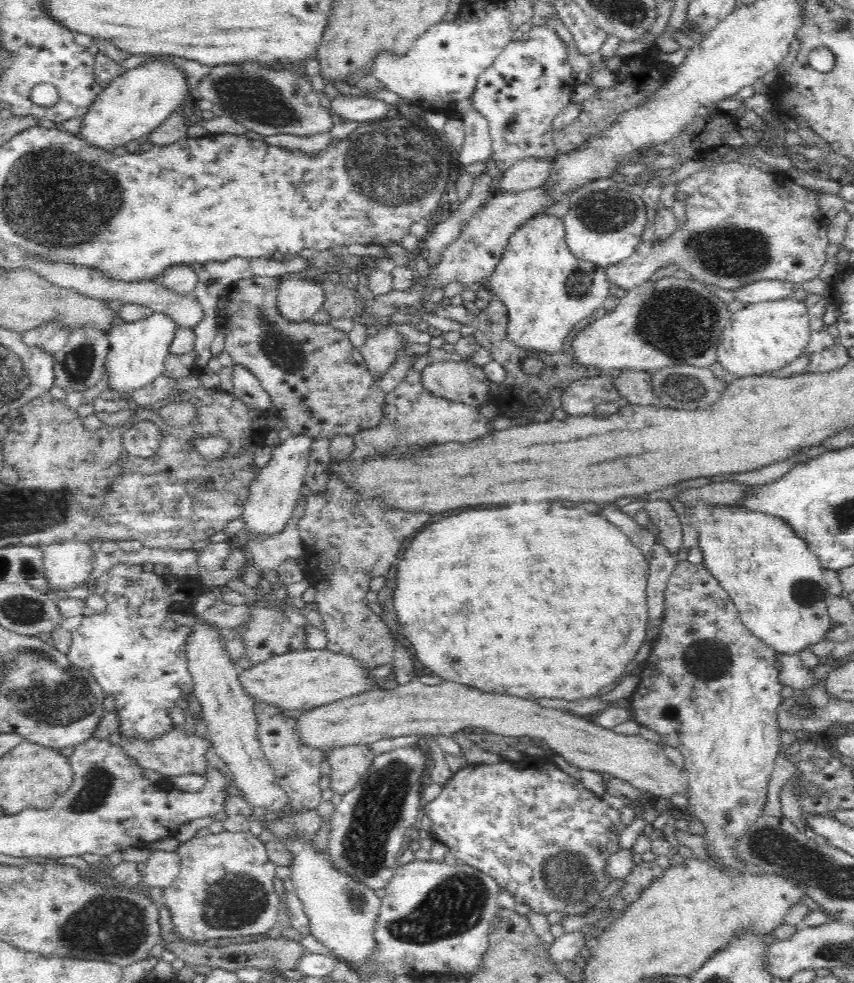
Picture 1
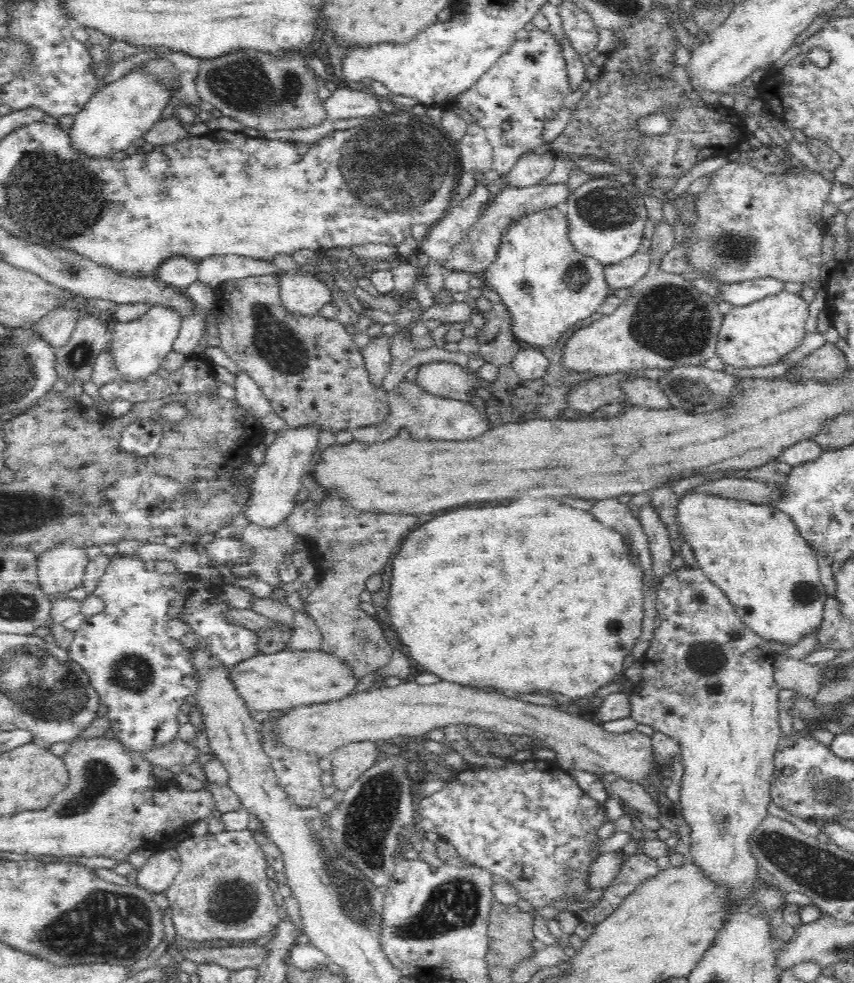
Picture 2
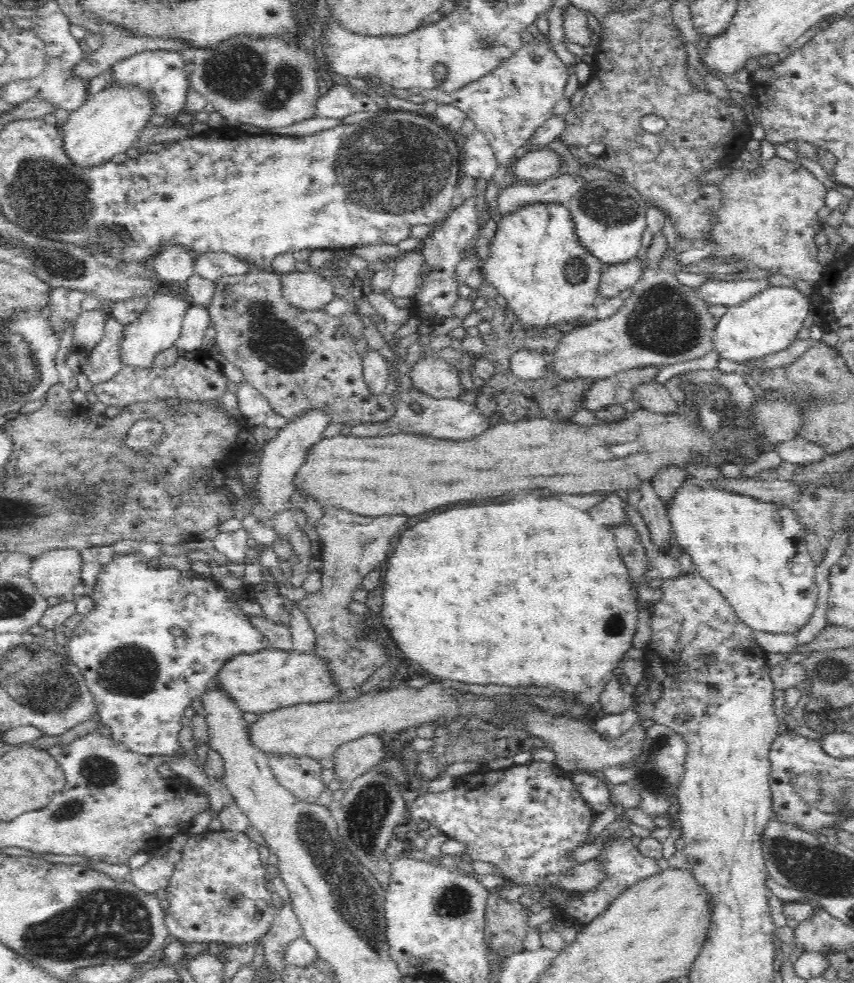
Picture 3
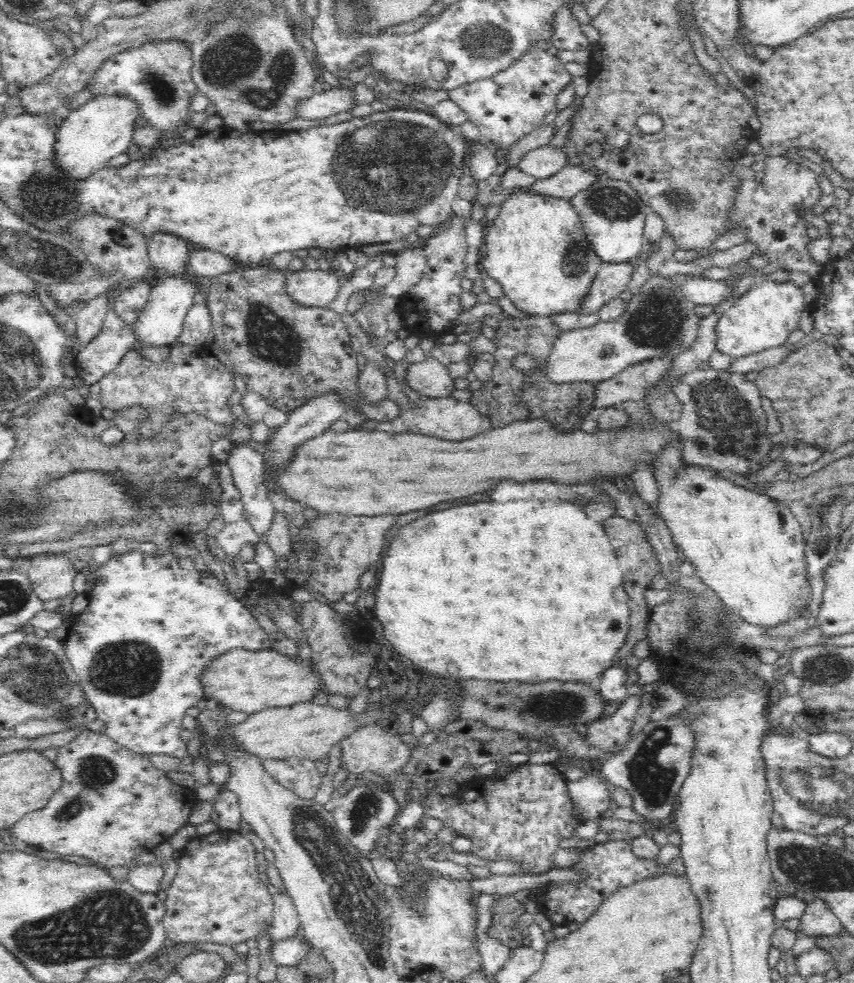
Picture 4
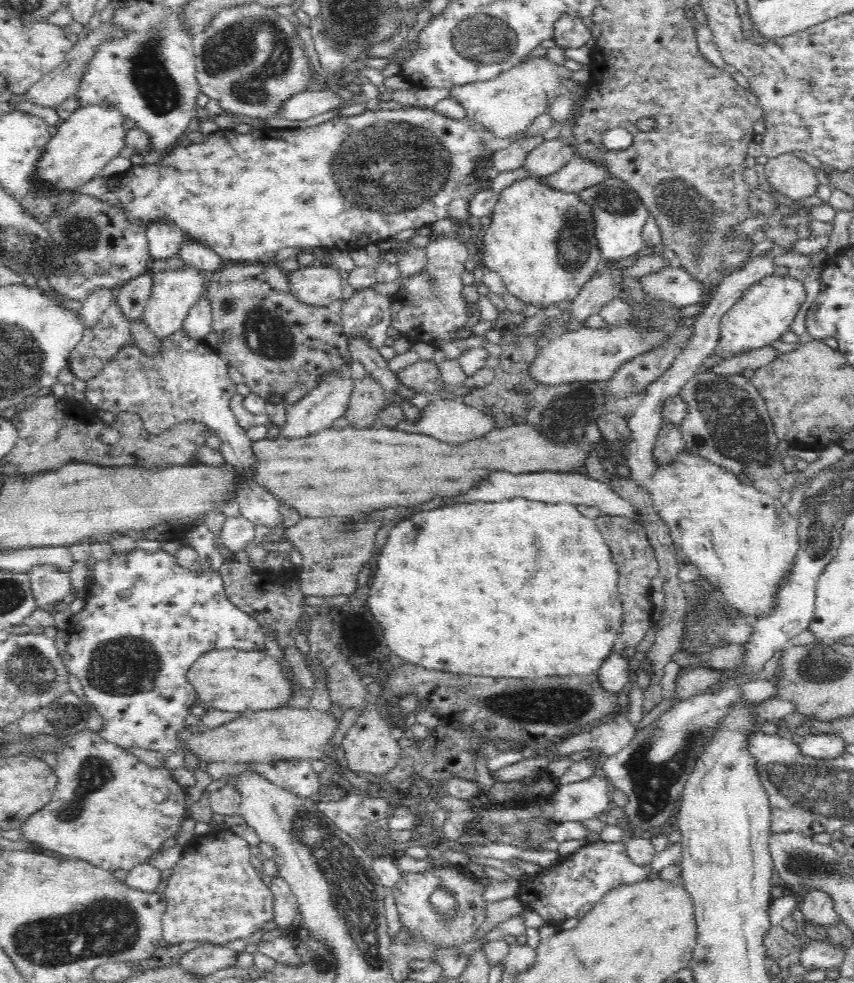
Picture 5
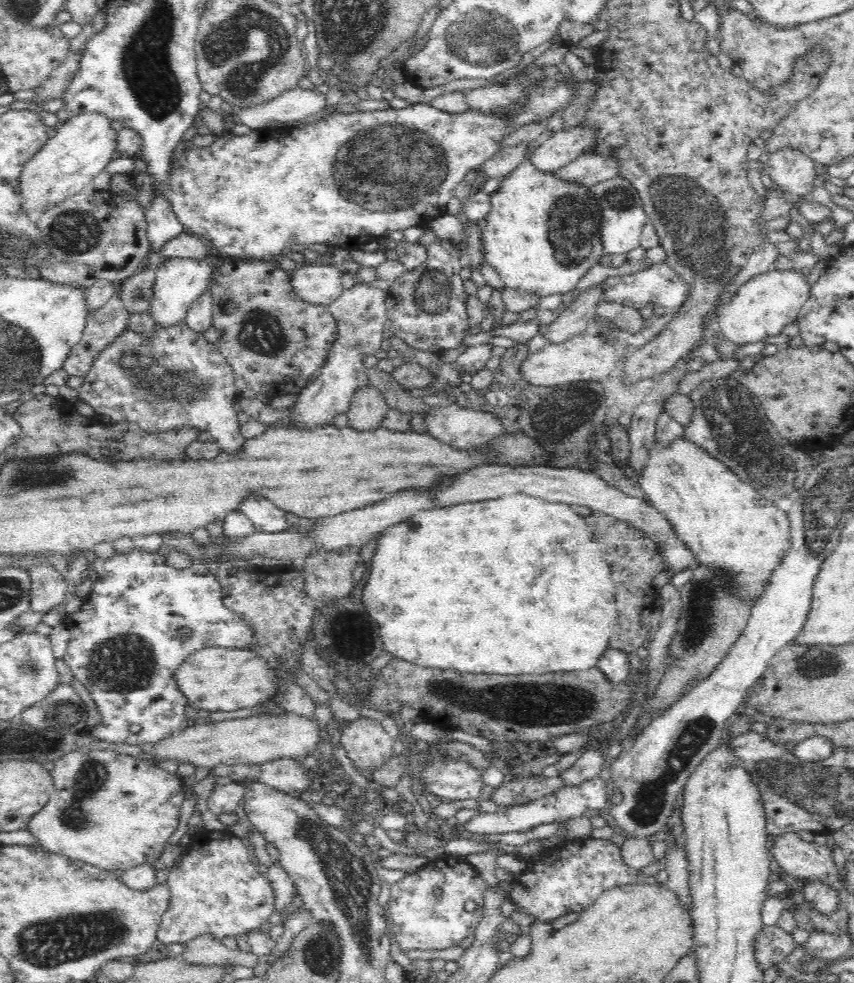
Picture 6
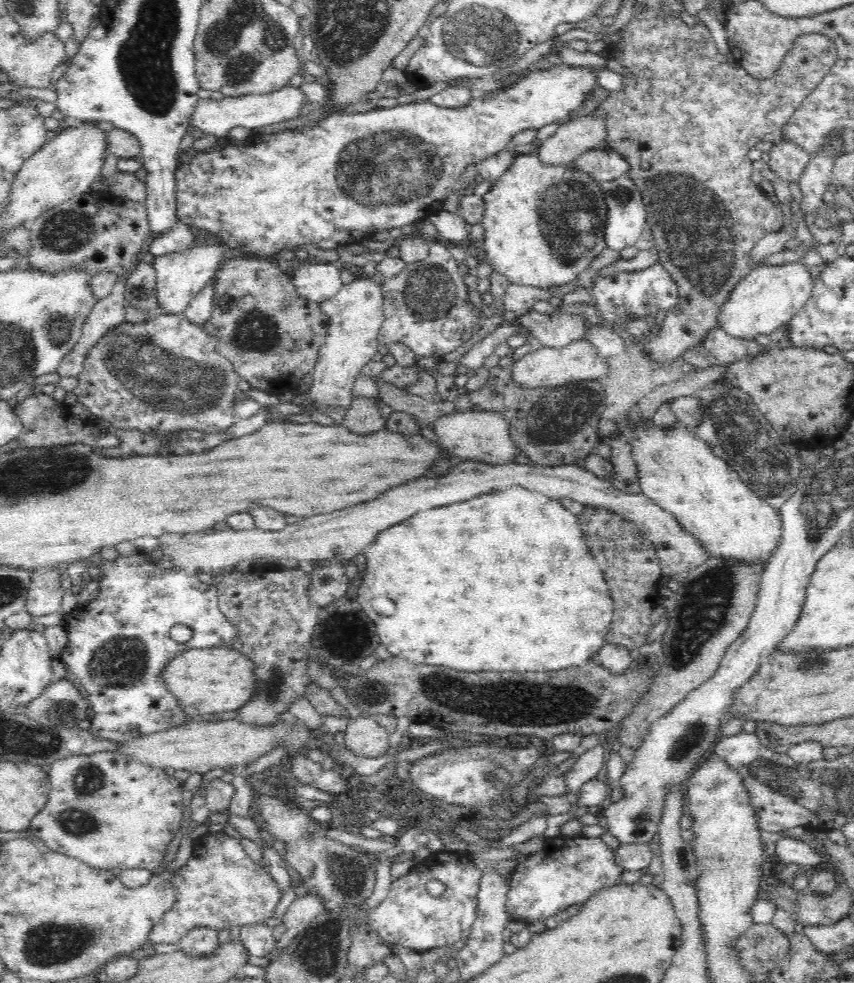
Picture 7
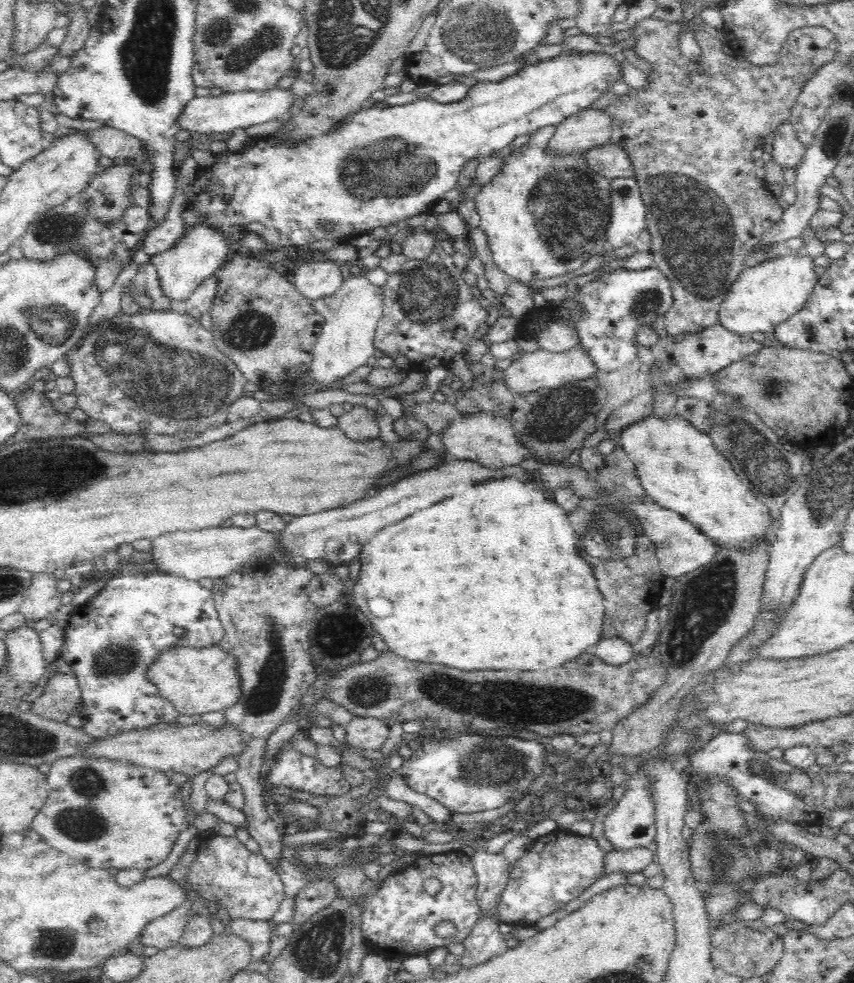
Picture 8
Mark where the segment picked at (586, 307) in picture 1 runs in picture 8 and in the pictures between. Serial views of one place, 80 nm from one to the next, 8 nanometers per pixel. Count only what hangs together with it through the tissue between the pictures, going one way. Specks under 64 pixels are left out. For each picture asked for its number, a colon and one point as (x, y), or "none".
2: (547, 286)
3: (536, 263)
4: (535, 249)
5: (540, 241)
6: (542, 236)
7: (543, 225)
8: (544, 216)

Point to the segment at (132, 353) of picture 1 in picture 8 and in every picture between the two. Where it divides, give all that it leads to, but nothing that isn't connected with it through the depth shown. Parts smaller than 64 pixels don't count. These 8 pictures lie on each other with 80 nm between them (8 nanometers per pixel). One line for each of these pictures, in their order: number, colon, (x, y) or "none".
2: (137, 348)
3: (158, 328)
4: (161, 322)
5: (174, 292)
6: (178, 284)
7: (180, 276)
8: (203, 250)

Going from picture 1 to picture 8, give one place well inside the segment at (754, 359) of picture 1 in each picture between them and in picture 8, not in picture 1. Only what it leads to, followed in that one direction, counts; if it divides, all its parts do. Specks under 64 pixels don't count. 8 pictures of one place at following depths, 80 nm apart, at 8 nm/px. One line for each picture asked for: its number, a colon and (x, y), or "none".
2: (763, 333)
3: (768, 323)
4: (764, 316)
5: (767, 309)
6: (764, 306)
7: (767, 298)
8: (770, 292)

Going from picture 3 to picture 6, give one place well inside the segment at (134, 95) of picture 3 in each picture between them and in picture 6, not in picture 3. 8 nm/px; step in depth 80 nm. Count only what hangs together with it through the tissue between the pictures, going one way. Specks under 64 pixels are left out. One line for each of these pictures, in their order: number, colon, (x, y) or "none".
4: (101, 128)
5: (93, 134)
6: (83, 145)

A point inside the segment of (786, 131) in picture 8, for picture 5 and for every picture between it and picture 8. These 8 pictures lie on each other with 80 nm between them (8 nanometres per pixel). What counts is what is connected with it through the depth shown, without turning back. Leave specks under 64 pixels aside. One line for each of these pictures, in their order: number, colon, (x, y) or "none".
5: (789, 175)
6: (792, 171)
7: (789, 162)

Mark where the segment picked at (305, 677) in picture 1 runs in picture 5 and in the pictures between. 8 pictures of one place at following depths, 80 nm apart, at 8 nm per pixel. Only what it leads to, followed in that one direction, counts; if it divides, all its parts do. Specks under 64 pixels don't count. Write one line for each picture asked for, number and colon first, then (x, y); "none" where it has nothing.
2: (288, 679)
3: (268, 680)
4: (247, 681)
5: (235, 680)

